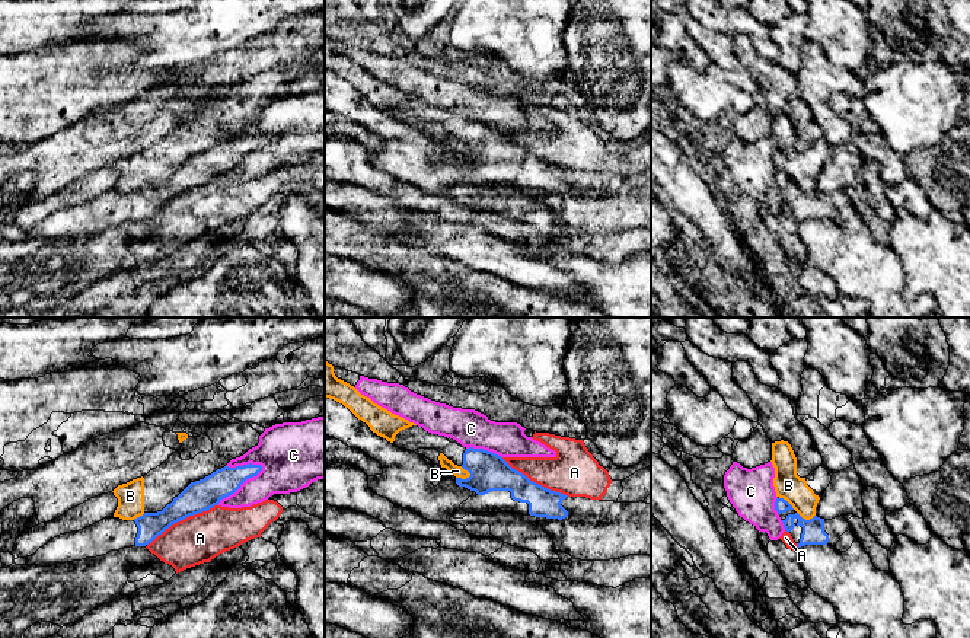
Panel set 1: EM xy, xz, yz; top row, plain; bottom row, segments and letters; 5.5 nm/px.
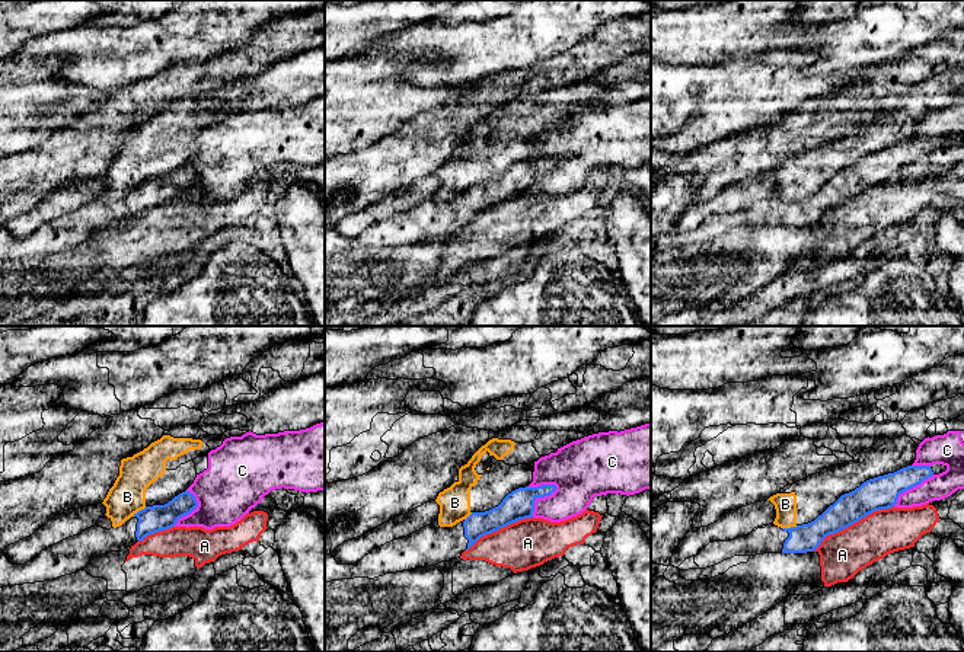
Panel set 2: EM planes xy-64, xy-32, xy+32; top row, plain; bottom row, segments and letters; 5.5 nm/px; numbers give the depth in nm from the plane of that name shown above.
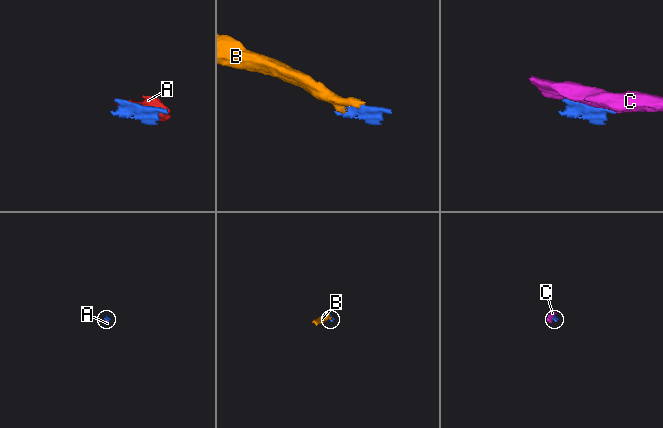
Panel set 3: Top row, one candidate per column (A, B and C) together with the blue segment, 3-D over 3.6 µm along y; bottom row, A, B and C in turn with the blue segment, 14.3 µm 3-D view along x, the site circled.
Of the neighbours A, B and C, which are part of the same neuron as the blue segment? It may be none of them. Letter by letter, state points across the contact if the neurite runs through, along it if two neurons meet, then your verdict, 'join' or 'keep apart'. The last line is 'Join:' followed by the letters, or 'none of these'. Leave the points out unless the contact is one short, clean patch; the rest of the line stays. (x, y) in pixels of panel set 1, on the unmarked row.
A: keep apart
B: border along xz (460, 140), (469, 147), (465, 153); keep apart
C: keep apart
Join: none of these

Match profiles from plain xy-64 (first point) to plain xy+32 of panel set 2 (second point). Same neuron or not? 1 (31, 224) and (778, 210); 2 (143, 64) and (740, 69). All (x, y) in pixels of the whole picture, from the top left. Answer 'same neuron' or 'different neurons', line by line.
1: different neurons
2: different neurons

